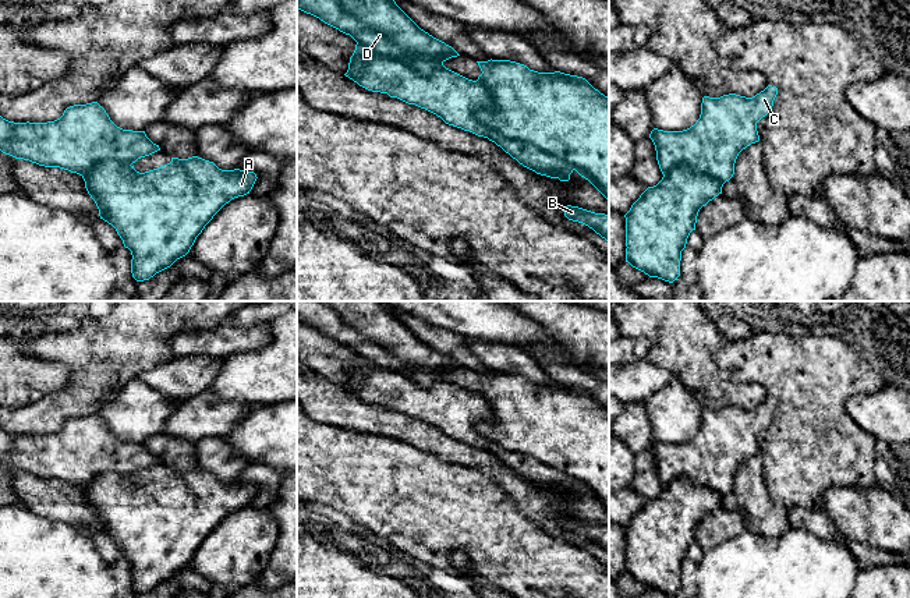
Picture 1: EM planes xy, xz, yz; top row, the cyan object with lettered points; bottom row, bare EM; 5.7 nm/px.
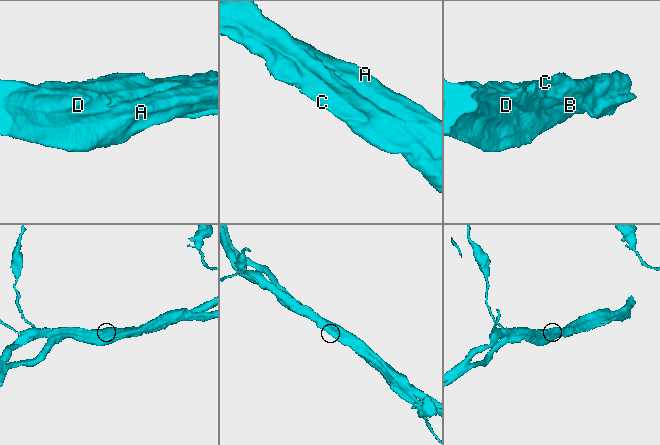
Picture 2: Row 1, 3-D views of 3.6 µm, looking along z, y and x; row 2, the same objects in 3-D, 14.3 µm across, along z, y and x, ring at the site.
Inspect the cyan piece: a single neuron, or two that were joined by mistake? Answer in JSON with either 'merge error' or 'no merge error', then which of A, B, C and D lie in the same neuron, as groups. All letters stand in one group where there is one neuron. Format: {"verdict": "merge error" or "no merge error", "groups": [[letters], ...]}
{"verdict": "merge error", "groups": [["A", "D"], ["B", "C"]]}

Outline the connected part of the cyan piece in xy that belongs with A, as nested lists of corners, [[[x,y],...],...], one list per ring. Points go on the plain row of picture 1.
[[[192,468],[171,470],[170,475],[145,485],[131,477],[106,473],[82,491],[100,531],[116,541],[131,563],[132,590],[144,594],[185,569],[213,528],[231,512],[249,506],[258,489],[248,482],[222,482],[213,474]]]

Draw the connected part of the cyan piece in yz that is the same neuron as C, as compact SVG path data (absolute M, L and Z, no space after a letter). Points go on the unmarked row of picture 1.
M768 397L753 410L736 406L704 408L700 431L690 440L654 440L649 450L662 486L687 475L722 496L729 493L739 466L759 453L757 435L771 424L776 407L778 400Z

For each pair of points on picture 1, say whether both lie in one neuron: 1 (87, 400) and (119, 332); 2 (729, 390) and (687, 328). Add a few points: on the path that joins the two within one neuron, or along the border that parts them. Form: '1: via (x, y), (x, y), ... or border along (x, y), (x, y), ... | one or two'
1: via (92, 384), (101, 361), (113, 349) | one
2: via (712, 379), (689, 356), (687, 344) | one

